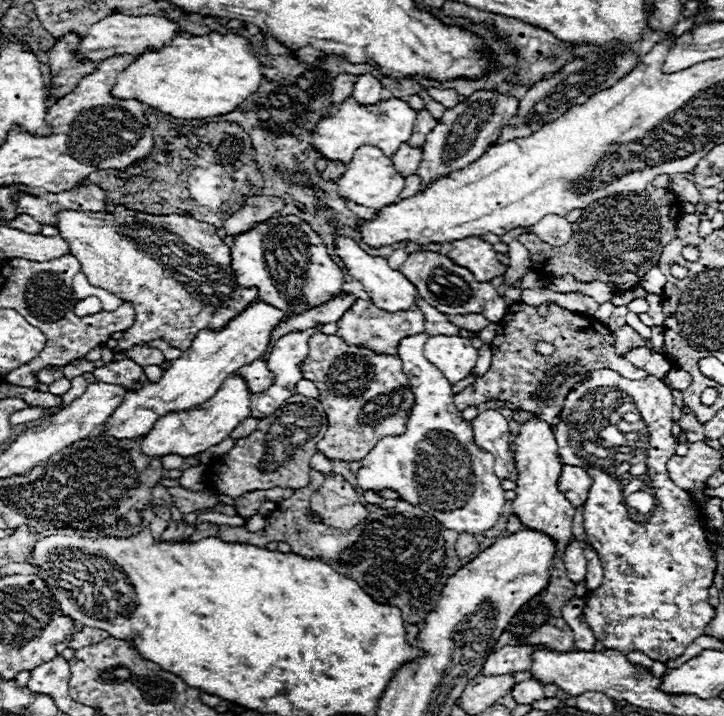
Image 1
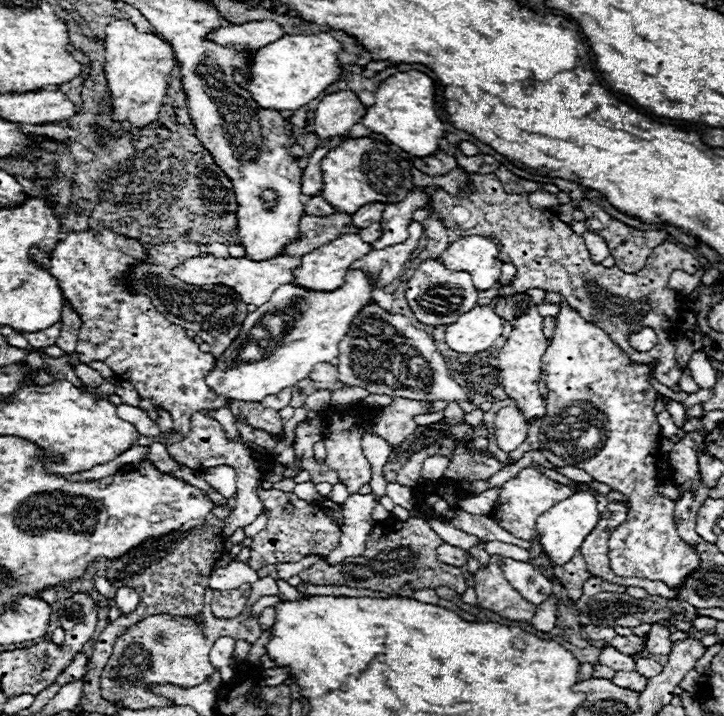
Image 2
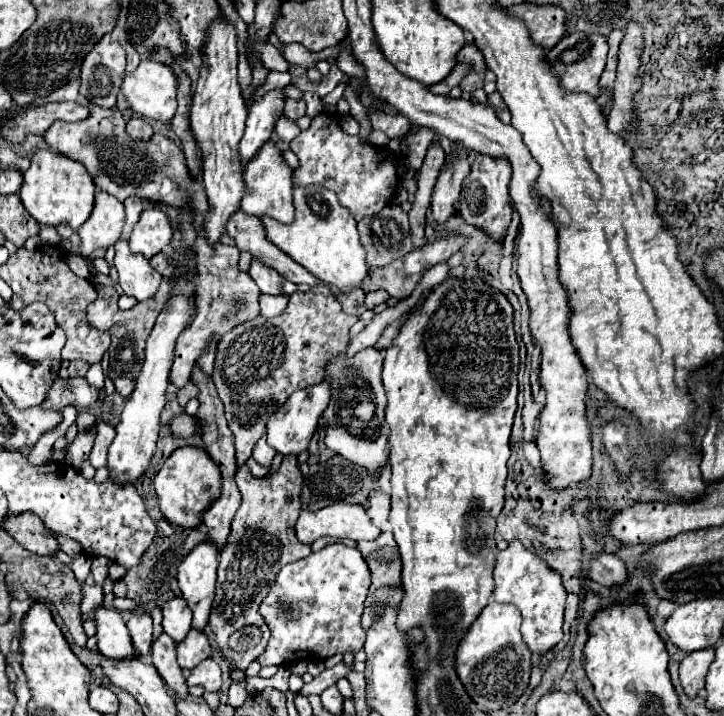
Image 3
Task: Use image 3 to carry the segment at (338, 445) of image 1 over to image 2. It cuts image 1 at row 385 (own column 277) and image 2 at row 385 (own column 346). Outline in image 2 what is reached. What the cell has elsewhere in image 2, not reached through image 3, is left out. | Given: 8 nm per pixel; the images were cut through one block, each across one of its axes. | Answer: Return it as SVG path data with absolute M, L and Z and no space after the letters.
M324 362L324 364L314 366L314 370L310 372L310 378L314 380L314 388L316 390L336 390L336 388L344 386L344 384L340 384L336 380L336 374L338 374L336 366Z

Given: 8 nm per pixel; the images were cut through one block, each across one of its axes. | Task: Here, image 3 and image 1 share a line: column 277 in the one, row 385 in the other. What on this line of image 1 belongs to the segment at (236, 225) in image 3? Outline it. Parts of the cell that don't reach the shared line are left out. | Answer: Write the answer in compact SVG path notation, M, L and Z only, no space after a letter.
M258 358L254 360L250 366L244 366L238 376L242 376L242 380L246 382L246 386L250 388L250 392L260 392L260 390L266 390L272 386L274 382L274 376L272 372L268 370L266 366L266 360Z

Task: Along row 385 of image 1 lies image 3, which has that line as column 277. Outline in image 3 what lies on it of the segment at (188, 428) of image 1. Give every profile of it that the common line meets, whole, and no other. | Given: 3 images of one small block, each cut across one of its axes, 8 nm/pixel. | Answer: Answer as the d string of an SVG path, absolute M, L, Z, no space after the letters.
M296 186L294 206L296 220L290 226L282 226L280 222L262 218L268 238L294 262L312 272L318 278L318 282L328 286L334 294L350 294L352 290L360 288L368 272L366 248L360 242L356 220L352 218L350 210L338 202L332 190L326 190L322 186Z

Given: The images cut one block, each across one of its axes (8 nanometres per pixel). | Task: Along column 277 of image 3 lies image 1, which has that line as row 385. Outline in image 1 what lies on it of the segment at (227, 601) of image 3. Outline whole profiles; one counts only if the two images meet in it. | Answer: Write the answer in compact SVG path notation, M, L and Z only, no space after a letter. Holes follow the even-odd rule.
M524 302L510 304L502 322L498 322L498 334L492 342L492 366L480 376L472 386L454 396L454 406L464 410L468 406L478 406L488 400L512 402L516 408L532 412L544 422L552 422L564 406L568 392L580 384L588 372L600 368L612 368L626 378L638 380L649 375L630 362L620 366L620 356L612 348L612 336L604 334L604 324L592 316L570 312L554 302L548 304L548 316L538 316L536 306ZM538 342L548 342L554 346L550 356L536 352Z

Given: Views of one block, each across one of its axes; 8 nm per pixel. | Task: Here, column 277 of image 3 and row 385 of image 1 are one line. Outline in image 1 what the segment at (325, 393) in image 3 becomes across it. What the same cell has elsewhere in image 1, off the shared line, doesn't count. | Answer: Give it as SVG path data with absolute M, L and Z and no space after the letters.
M414 334L398 342L402 372L410 378L416 402L412 406L406 432L402 436L388 436L380 440L362 460L362 468L356 472L358 486L364 490L392 488L402 500L412 506L422 506L422 510L434 514L448 530L480 534L496 524L506 502L504 490L500 486L500 478L496 478L492 470L494 456L474 444L470 422L462 418L452 402L452 386L446 376L426 360L422 352L426 338L428 334Z

